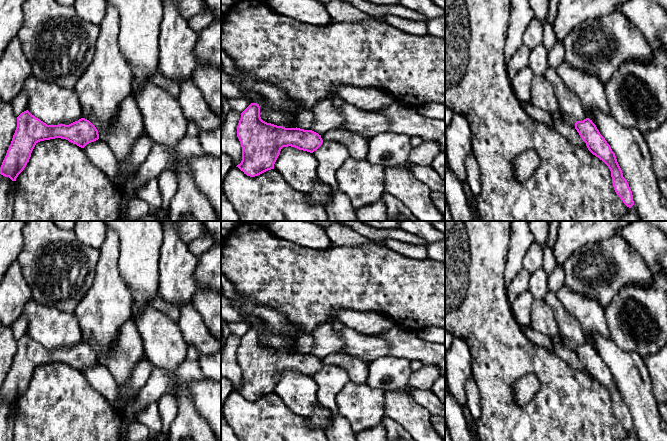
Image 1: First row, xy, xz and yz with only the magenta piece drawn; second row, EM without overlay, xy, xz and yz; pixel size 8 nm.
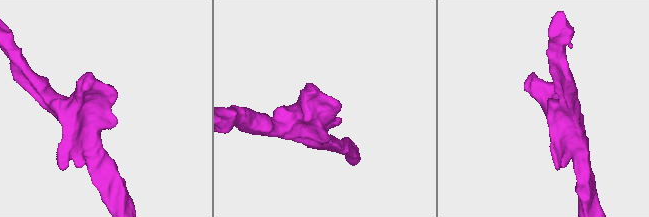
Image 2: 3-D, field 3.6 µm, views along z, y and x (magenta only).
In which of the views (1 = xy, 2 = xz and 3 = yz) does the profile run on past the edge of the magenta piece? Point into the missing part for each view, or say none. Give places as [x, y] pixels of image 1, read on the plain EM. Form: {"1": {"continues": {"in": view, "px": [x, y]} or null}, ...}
{"1": {"continues": null}, "2": {"continues": null}, "3": {"continues": null}}

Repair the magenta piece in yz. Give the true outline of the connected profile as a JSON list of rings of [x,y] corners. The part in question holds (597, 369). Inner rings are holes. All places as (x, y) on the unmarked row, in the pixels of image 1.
[[[586,342],[583,345],[576,345],[575,353],[586,367],[588,374],[608,390],[616,418],[627,431],[631,432],[634,429],[632,415],[627,404],[623,401],[615,377],[600,358],[596,349],[592,344]]]

